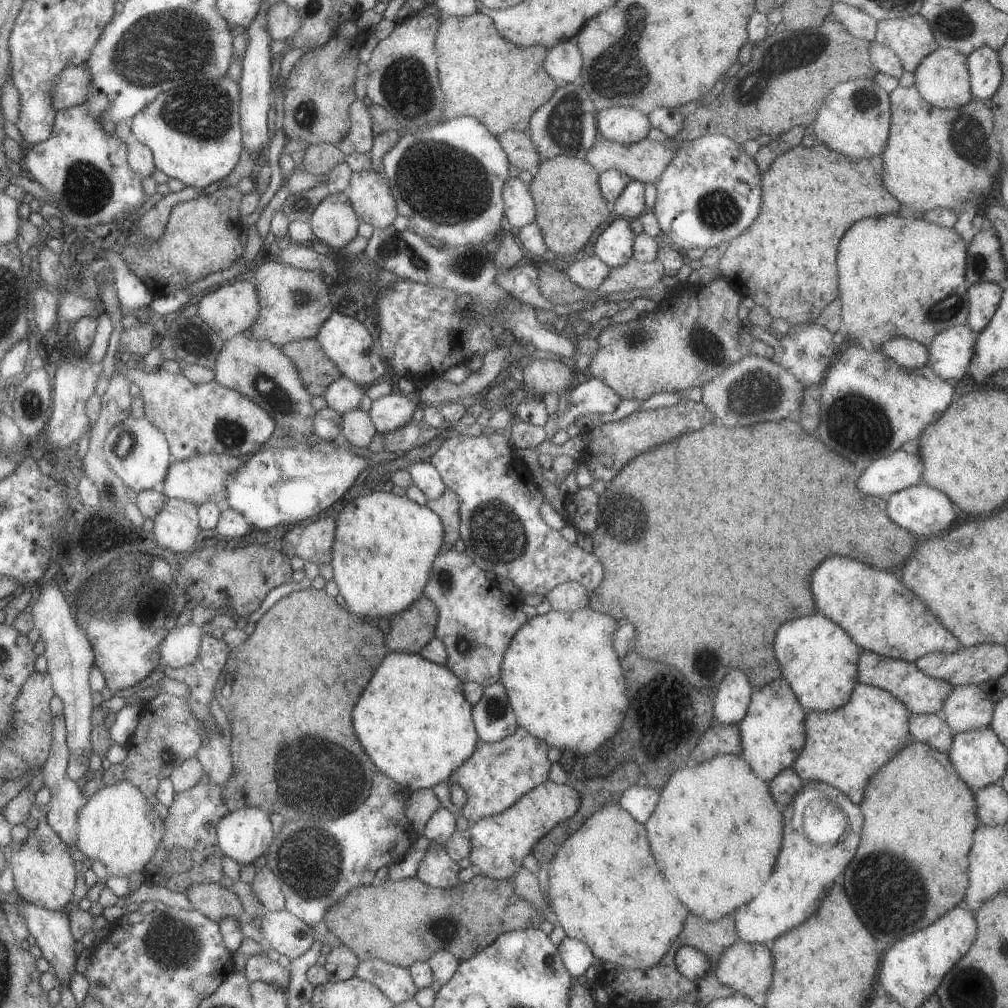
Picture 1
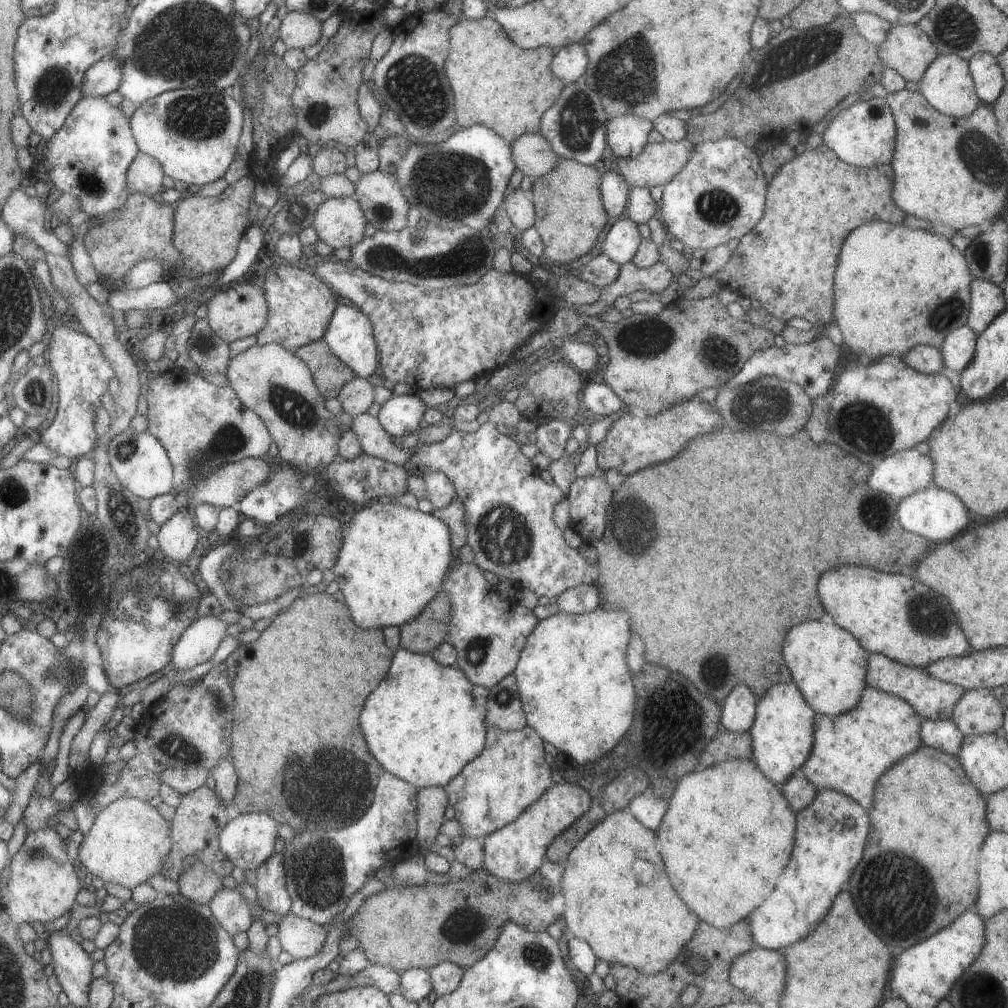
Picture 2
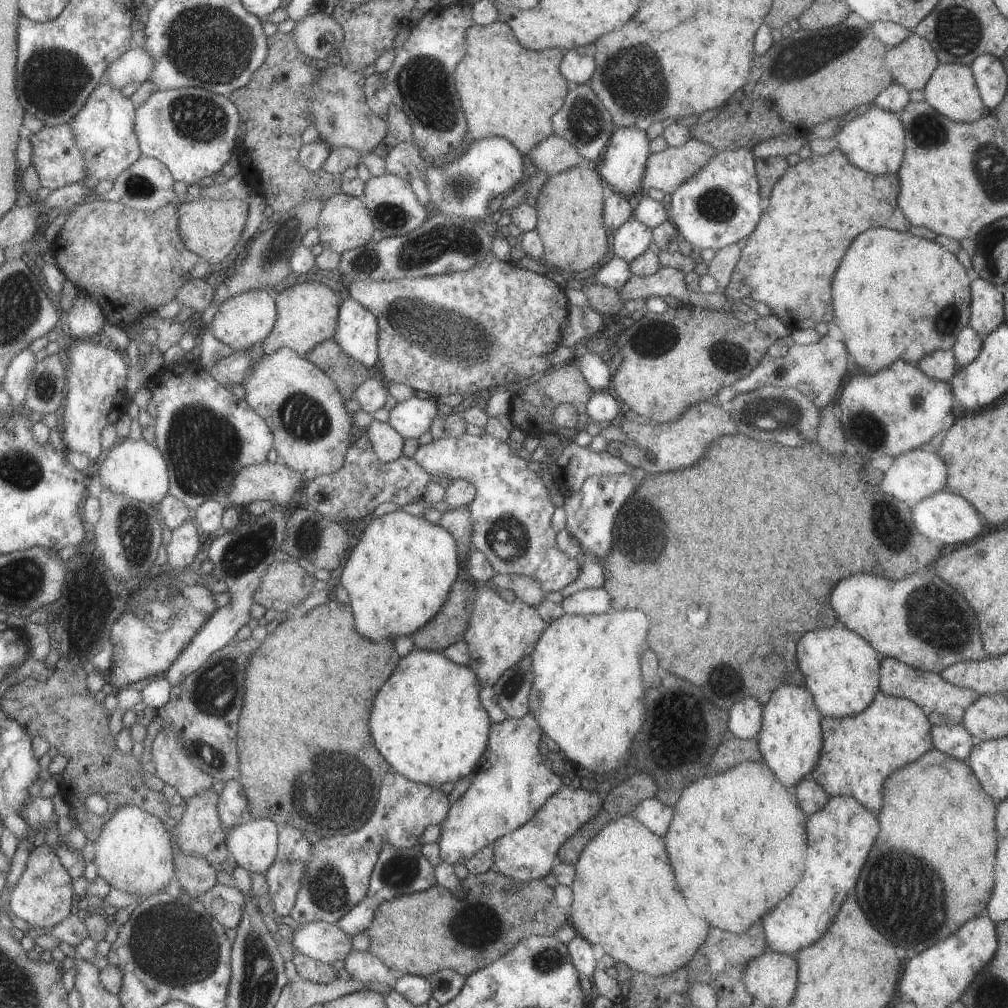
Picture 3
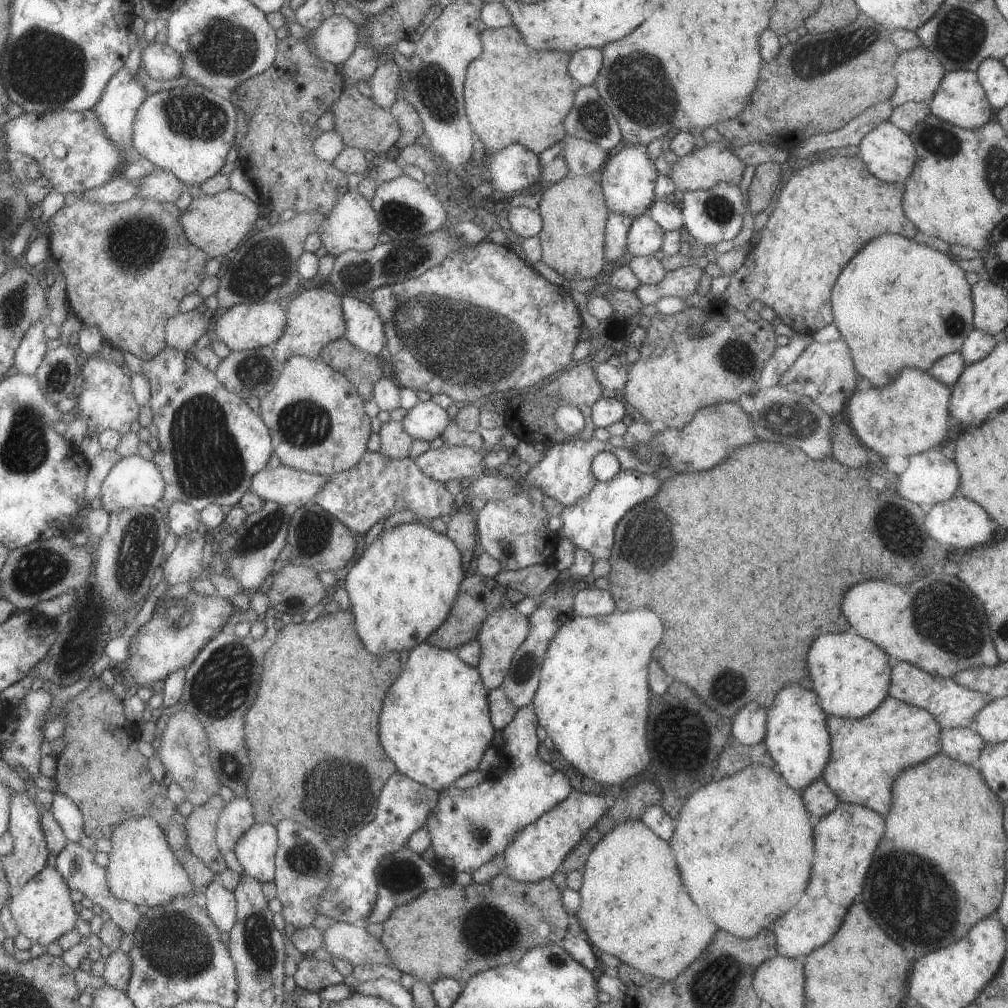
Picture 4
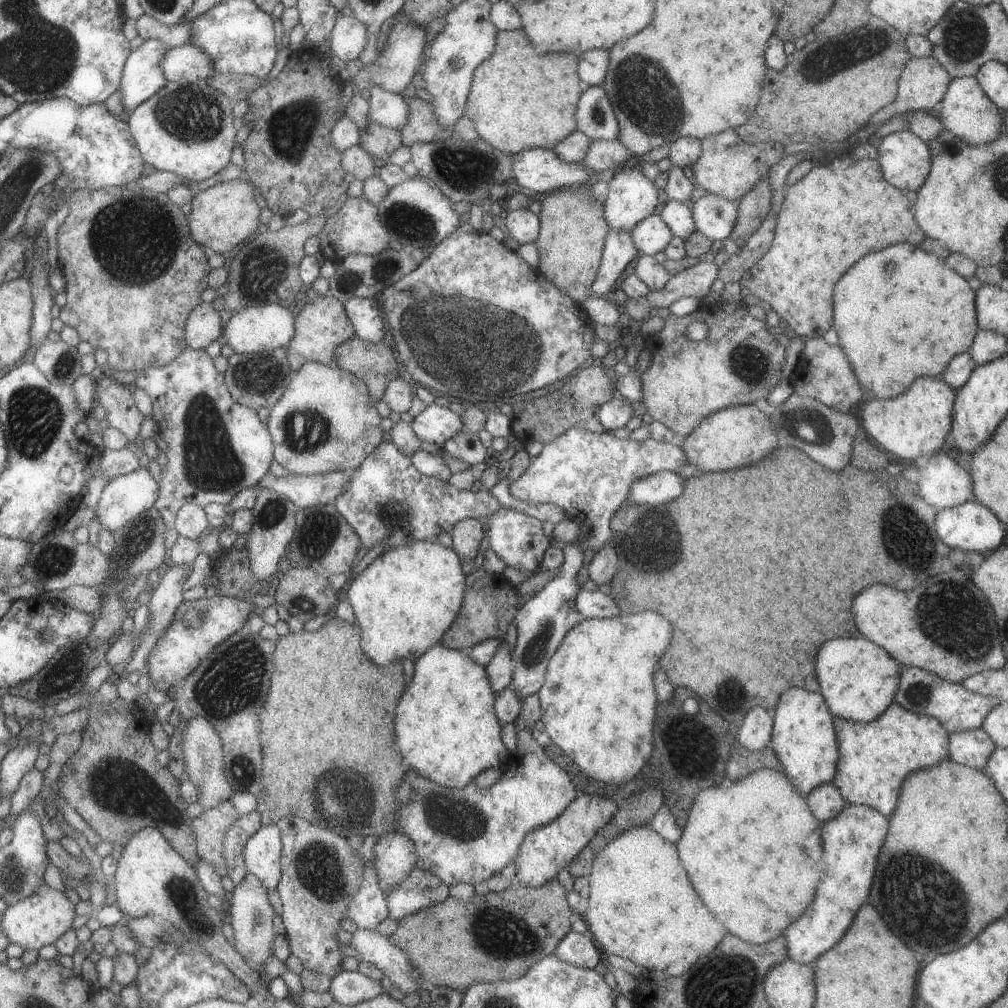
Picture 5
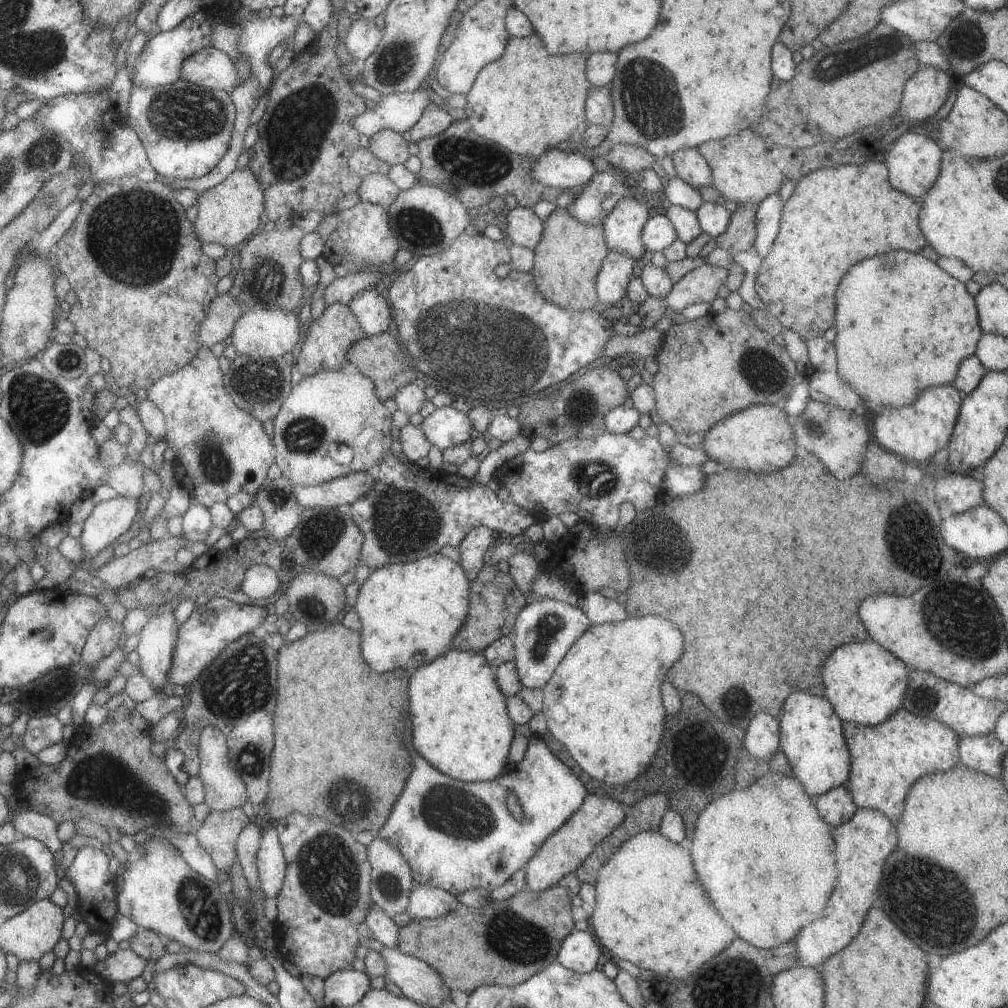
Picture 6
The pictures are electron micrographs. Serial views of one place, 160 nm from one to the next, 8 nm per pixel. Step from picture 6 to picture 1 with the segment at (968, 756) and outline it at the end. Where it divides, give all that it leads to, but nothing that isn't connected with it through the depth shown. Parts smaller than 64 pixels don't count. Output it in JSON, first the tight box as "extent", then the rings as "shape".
{"extent":[908,713,954,753],"shape":[[[911,713],[908,729],[913,740],[948,753],[954,733],[940,715]]]}

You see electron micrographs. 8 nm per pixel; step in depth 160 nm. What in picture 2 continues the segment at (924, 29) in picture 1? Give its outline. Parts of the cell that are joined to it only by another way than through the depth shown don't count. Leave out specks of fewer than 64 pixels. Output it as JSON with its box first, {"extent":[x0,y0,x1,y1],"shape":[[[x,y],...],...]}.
{"extent":[877,25,938,83],"shape":[[[891,25],[877,56],[904,81],[919,83],[925,69],[938,55],[929,37],[915,25]]]}

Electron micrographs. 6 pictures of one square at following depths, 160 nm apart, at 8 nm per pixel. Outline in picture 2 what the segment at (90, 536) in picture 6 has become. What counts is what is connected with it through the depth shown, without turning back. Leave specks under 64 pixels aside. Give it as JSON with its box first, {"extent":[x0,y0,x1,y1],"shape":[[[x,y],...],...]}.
{"extent":[106,428,172,499],"shape":[[[127,428],[113,435],[106,448],[117,480],[139,499],[152,499],[172,490],[172,466],[163,445],[147,430],[134,436]]]}

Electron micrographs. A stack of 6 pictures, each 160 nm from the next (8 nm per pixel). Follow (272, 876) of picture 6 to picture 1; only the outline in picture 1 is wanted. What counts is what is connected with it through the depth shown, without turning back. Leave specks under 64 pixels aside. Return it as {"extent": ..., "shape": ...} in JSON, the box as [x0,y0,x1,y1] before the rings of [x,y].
{"extent":[216,807,274,864],"shape":[[[243,807],[222,816],[216,824],[219,850],[239,864],[253,864],[266,854],[274,837],[267,816],[257,807]]]}

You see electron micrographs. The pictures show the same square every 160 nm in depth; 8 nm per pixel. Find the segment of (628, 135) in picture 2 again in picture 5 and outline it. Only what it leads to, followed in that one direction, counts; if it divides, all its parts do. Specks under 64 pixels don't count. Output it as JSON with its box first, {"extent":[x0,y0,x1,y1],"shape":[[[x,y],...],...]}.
{"extent":[603,168,657,230],"shape":[[[621,168],[607,183],[603,218],[610,229],[630,230],[649,216],[657,204],[657,188],[637,168]]]}

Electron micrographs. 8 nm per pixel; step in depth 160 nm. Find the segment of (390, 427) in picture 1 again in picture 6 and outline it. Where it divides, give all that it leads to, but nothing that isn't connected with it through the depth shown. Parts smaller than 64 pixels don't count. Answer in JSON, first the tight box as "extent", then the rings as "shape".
{"extent":[418,406,475,450],"shape":[[[450,406],[434,409],[418,427],[425,438],[440,450],[469,443],[475,435],[468,414]]]}

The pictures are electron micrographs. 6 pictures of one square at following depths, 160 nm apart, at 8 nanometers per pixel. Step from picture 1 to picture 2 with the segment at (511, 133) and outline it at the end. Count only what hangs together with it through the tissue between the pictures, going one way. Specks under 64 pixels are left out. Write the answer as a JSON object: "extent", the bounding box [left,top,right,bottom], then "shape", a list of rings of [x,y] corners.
{"extent":[510,132,559,179],"shape":[[[539,132],[522,134],[510,147],[514,165],[530,179],[547,174],[559,160],[549,142]]]}

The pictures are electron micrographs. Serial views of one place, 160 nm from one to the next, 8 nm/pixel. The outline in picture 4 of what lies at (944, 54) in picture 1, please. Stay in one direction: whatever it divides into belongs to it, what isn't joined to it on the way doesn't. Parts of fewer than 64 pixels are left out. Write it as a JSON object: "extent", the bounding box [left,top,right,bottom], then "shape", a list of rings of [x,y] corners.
{"extent":[929,71,991,130],"shape":[[[971,71],[946,72],[929,102],[929,110],[935,118],[965,130],[978,129],[991,118],[989,101],[979,84],[977,73]]]}

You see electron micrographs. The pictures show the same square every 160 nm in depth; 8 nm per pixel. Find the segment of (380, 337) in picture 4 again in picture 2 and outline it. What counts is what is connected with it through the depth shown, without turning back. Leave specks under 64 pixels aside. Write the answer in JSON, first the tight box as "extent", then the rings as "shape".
{"extent":[322,303,378,378],"shape":[[[350,303],[336,306],[322,340],[329,350],[355,373],[355,377],[367,378],[373,374],[377,366],[378,352],[372,324],[361,309]]]}

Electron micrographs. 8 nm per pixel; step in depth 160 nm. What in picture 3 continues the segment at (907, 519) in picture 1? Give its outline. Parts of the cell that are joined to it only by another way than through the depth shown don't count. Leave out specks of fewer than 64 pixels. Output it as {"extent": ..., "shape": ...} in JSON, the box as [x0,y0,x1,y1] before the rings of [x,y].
{"extent":[910,490,983,544],"shape":[[[943,490],[922,498],[918,503],[910,505],[911,521],[914,528],[924,537],[944,544],[966,544],[977,539],[983,532],[983,522],[975,507],[962,496]]]}

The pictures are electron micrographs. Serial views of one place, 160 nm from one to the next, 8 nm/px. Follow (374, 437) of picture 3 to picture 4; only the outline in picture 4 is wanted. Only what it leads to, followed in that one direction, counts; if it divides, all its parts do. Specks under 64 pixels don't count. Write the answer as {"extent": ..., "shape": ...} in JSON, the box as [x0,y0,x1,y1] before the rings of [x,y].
{"extent":[379,419,412,459],"shape":[[[393,419],[381,423],[379,430],[381,454],[387,458],[404,459],[409,456],[409,447],[412,438],[405,432],[405,429]]]}

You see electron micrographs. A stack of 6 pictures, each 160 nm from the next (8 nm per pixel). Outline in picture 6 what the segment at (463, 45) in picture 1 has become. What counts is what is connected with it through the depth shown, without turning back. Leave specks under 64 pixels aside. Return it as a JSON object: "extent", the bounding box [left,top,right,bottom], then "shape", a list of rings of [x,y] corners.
{"extent":[463,32,591,160],"shape":[[[535,32],[523,38],[509,36],[503,54],[479,71],[465,94],[466,104],[463,108],[471,128],[480,137],[495,141],[516,155],[532,157],[534,160],[559,142],[583,146],[583,133],[588,125],[584,102],[591,85],[585,74],[586,57],[579,53],[550,55]]]}

